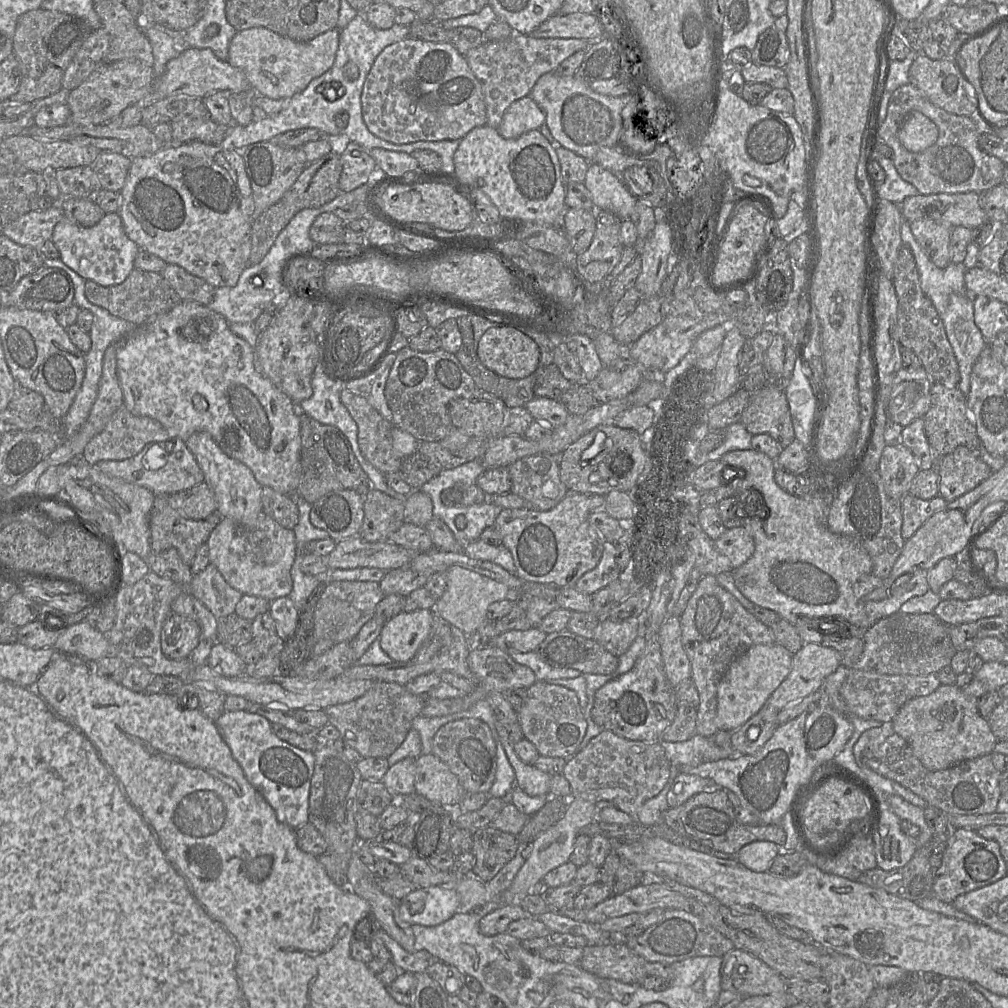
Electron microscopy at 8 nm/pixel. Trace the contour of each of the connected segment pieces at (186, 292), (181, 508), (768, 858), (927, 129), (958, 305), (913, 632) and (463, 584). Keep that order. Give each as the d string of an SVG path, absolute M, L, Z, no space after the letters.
M167 264L161 274L182 300L196 301L203 305L208 305L212 301L215 287L182 267Z
M203 481L189 489L173 493L169 503L183 517L201 520L217 512L217 501L213 491Z
M754 841L743 846L734 858L754 872L766 872L779 853L782 853L782 847L773 842Z
M918 111L910 112L902 123L898 138L911 152L921 152L933 145L938 138L937 126Z
M969 293L951 295L946 310L940 316L944 323L947 339L958 364L960 380L957 388L967 396L970 390L972 367L982 350L990 344L985 342L982 333L975 324L973 297Z
M899 611L882 618L862 632L864 650L851 669L888 675L925 676L937 673L950 665L957 652L948 634L949 626L933 613L906 614Z
M452 566L445 571L446 591L436 601L434 613L462 631L467 637L474 636L488 622L487 609L497 601L507 599L511 591L503 583L480 575L461 566Z

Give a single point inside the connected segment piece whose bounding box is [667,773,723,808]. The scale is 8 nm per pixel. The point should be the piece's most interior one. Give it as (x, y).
(684, 786)

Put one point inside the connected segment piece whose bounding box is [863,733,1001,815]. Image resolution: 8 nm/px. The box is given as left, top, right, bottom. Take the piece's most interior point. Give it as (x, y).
(971, 787)

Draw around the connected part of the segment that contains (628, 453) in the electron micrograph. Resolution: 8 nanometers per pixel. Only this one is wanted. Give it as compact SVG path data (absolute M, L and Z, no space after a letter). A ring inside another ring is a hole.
M604 424L583 435L559 456L559 475L568 492L572 493L603 496L612 491L632 493L641 481L646 461L647 451L641 435L631 429ZM590 446L597 457L584 462L582 453Z

